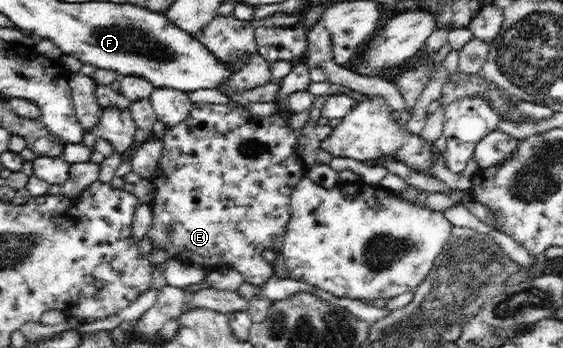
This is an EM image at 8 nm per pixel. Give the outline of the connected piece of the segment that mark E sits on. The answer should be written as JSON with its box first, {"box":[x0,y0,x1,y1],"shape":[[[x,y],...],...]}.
{"box":[147,102,307,285],"shape":[[[197,102],[192,106],[187,120],[179,122],[177,126],[167,127],[167,132],[163,135],[161,139],[163,142],[163,154],[156,174],[151,179],[155,184],[155,194],[153,194],[153,199],[149,203],[152,208],[152,227],[148,230],[147,235],[151,240],[152,248],[165,251],[169,259],[188,262],[193,265],[198,264],[207,270],[215,270],[221,265],[227,266],[241,272],[247,283],[263,285],[263,282],[273,277],[273,265],[269,261],[265,261],[261,254],[267,249],[277,248],[277,250],[281,250],[286,226],[291,216],[291,193],[306,174],[307,166],[301,162],[301,158],[297,154],[297,142],[299,140],[295,136],[295,130],[292,130],[287,125],[287,120],[284,120],[279,114],[268,117],[255,116],[248,112],[246,108],[240,108],[239,106],[232,108],[230,104]]]}

